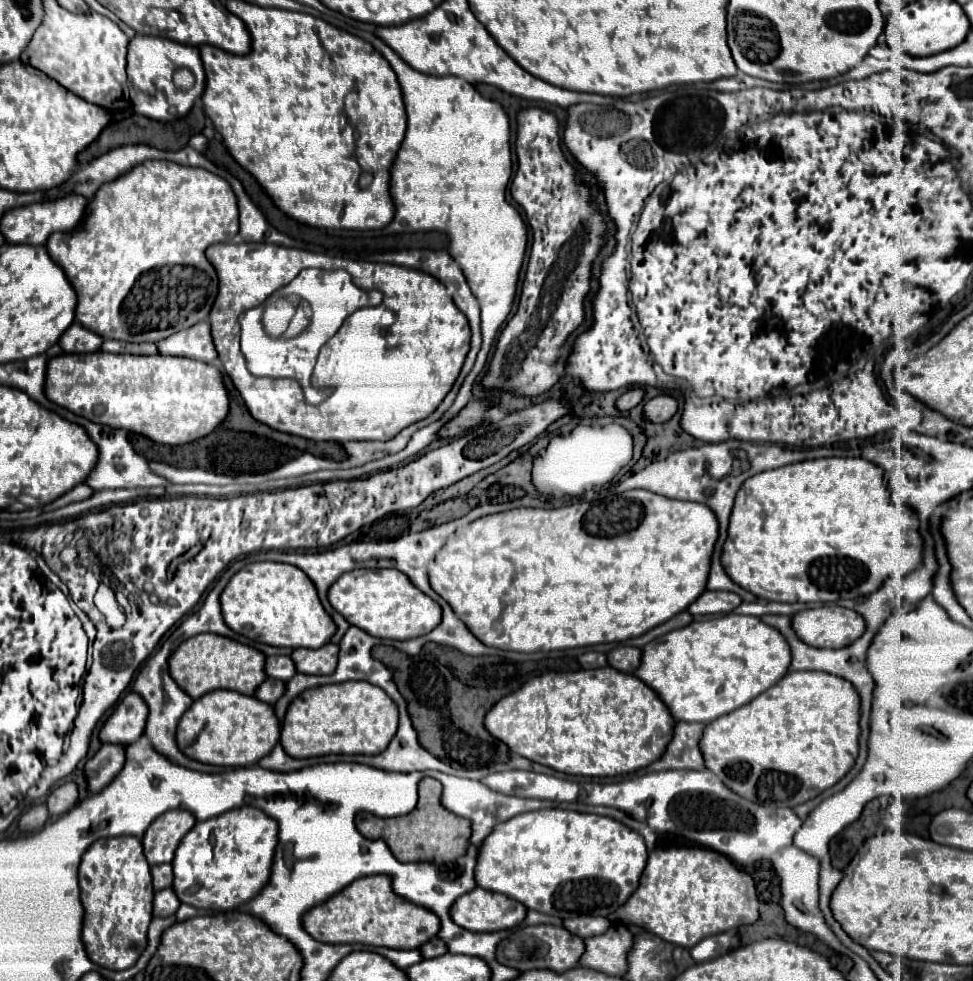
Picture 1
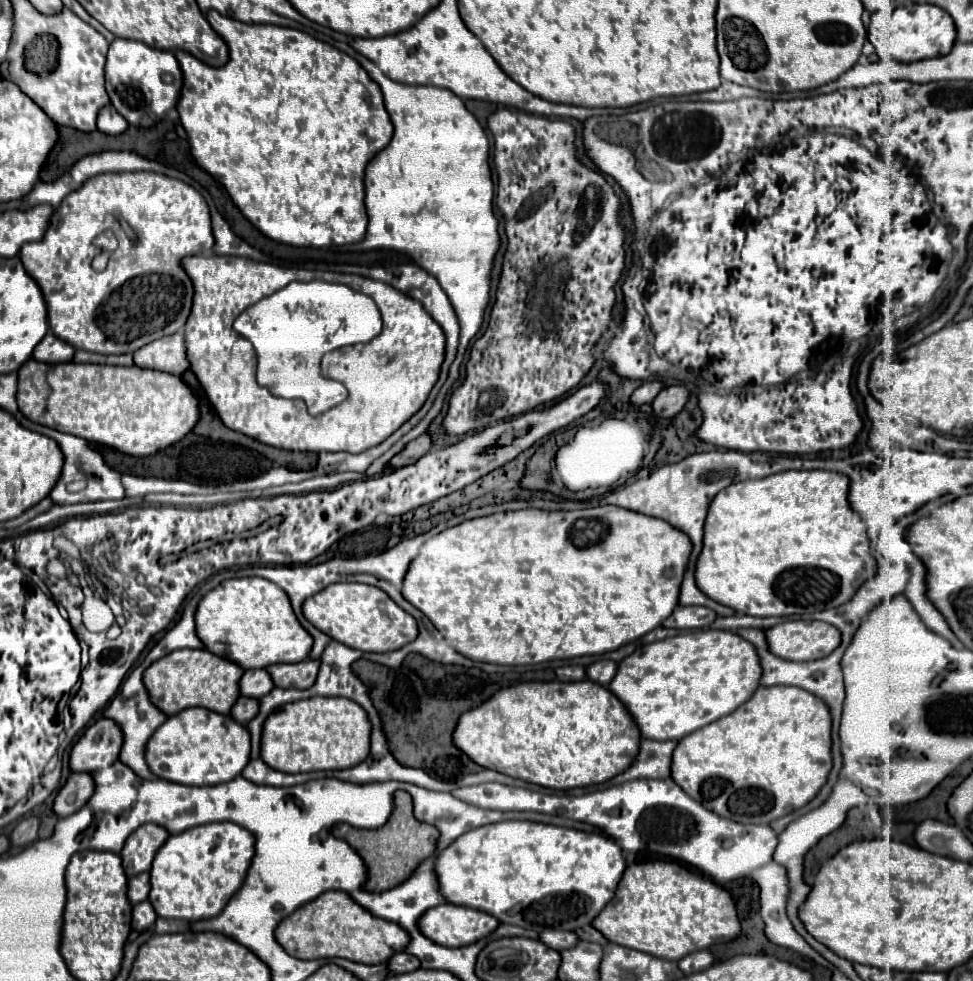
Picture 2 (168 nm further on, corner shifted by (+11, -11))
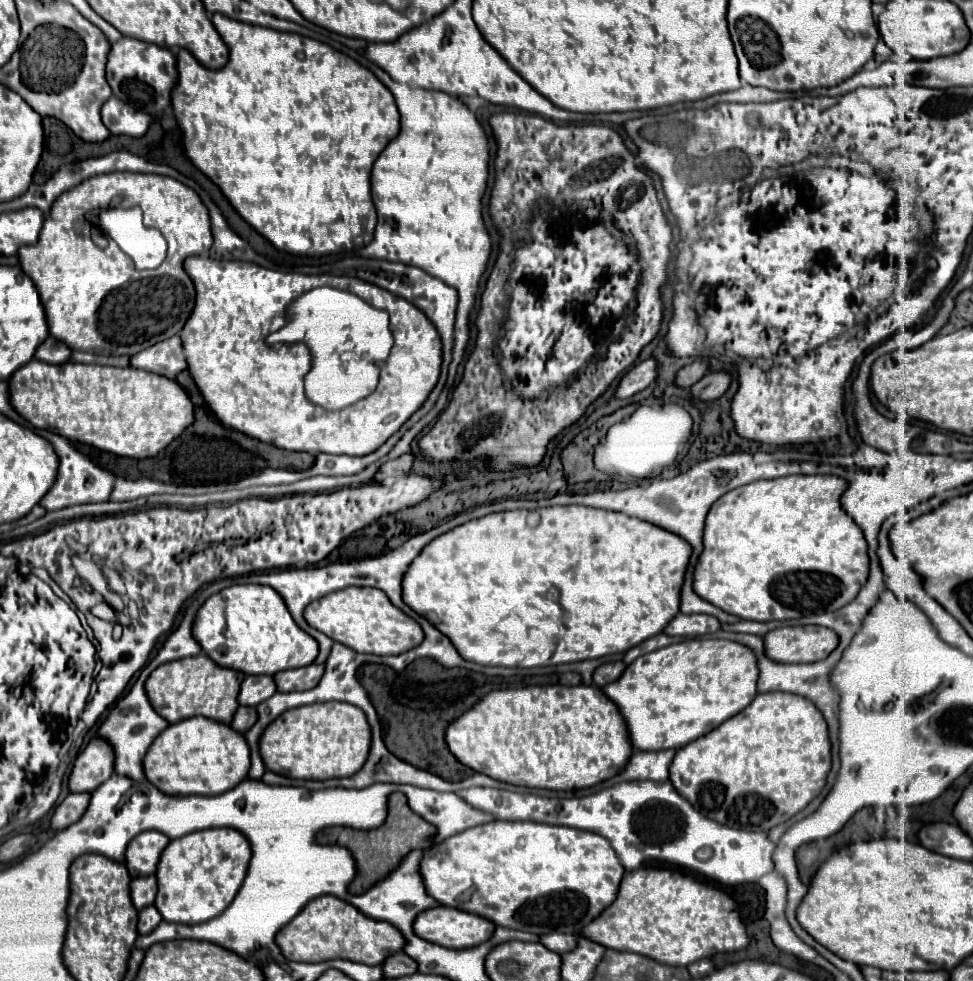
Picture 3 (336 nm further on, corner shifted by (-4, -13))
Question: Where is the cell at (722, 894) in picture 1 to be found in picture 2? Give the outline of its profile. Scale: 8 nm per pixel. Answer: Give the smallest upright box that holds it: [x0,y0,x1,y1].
[593,860,741,962]

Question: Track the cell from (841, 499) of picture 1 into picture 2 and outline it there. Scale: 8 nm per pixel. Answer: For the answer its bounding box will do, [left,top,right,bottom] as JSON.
[695,470,877,616]

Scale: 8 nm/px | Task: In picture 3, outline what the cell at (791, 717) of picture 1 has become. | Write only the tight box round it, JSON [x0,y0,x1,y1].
[670,692,832,832]

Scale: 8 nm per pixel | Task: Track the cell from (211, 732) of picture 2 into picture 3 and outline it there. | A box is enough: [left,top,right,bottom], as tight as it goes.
[144,716,250,796]

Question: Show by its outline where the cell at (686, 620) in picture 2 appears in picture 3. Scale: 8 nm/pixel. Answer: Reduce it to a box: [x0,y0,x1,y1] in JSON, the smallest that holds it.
[664,614,720,636]

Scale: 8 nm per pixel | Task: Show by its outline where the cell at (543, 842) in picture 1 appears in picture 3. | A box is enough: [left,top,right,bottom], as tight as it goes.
[420,820,626,936]

